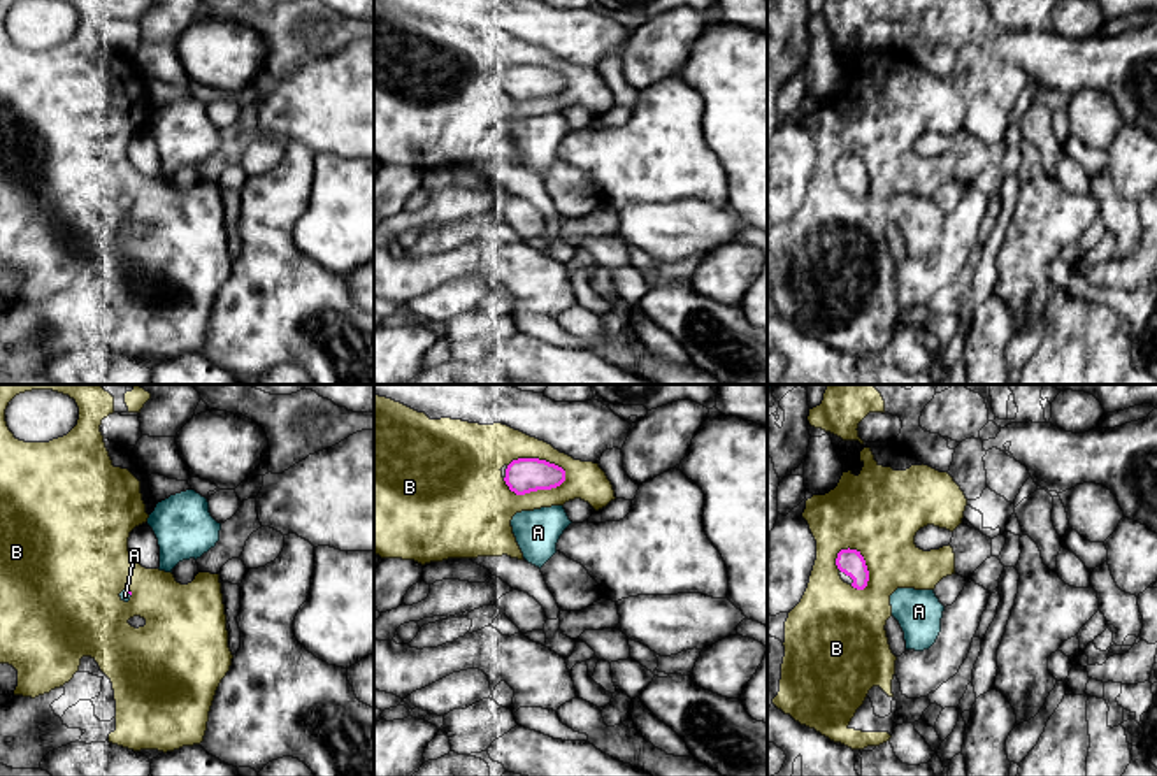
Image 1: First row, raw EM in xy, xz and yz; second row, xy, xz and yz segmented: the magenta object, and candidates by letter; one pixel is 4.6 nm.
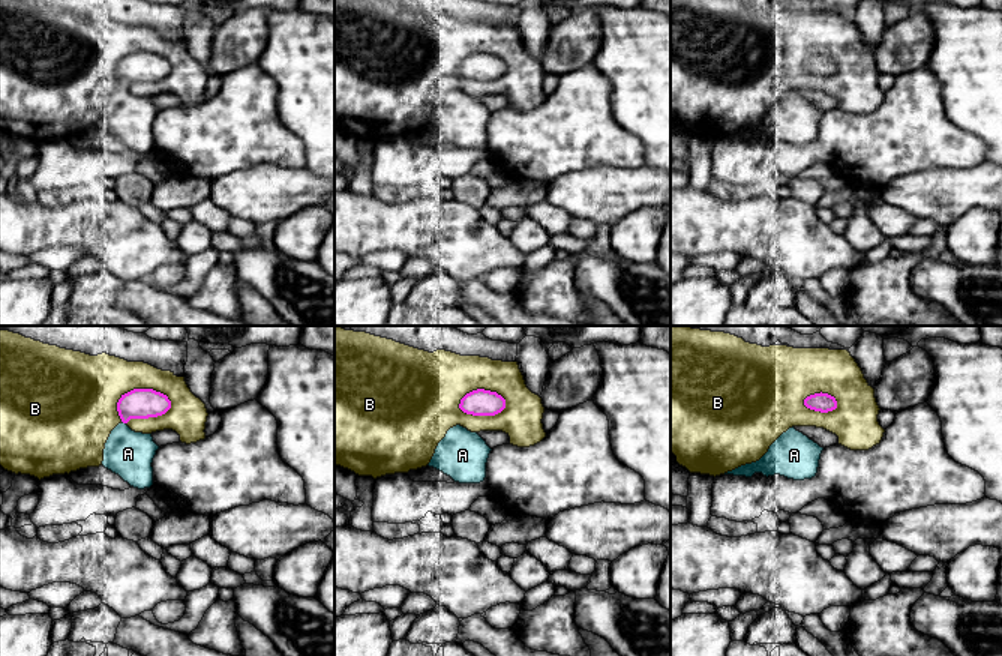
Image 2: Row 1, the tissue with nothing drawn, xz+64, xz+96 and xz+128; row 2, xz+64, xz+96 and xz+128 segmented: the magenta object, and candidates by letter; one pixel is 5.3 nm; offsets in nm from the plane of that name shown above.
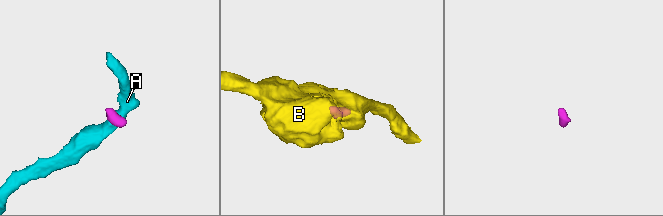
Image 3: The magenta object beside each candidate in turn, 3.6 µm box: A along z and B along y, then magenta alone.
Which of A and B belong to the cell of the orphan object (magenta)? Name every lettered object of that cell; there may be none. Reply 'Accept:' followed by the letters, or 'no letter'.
Accept: A

